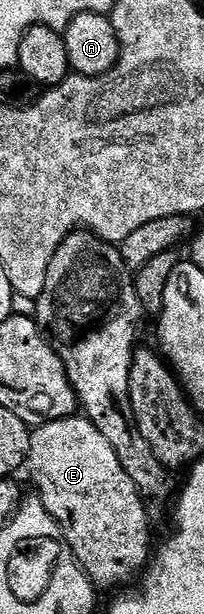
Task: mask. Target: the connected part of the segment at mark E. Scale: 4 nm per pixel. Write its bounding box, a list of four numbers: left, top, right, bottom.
[29,416,153,587]

